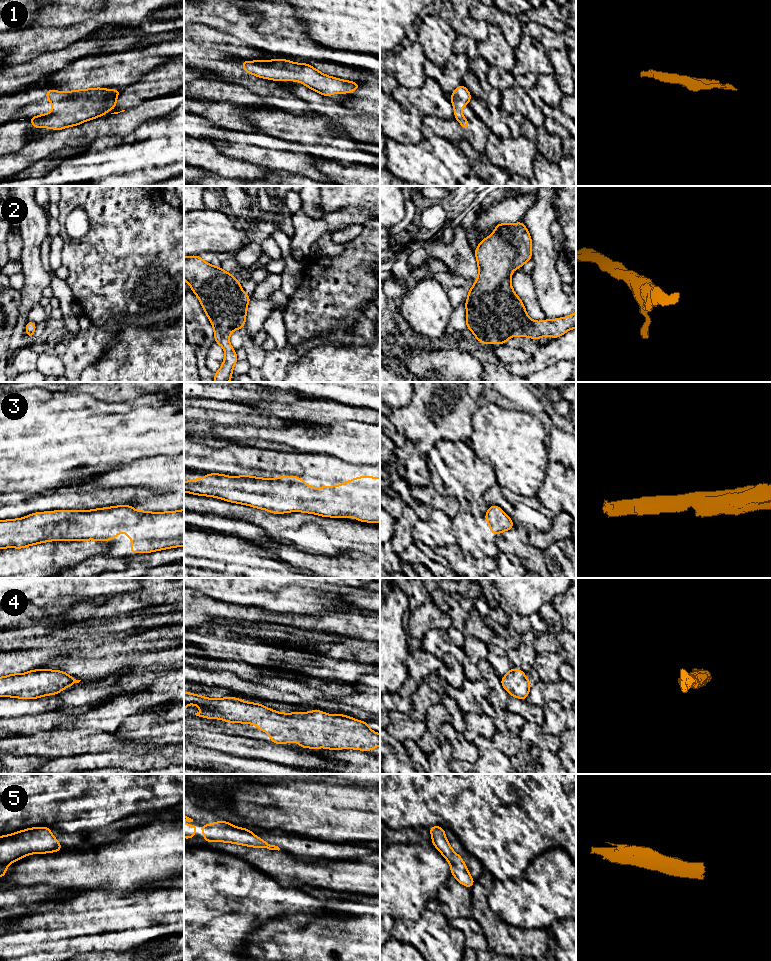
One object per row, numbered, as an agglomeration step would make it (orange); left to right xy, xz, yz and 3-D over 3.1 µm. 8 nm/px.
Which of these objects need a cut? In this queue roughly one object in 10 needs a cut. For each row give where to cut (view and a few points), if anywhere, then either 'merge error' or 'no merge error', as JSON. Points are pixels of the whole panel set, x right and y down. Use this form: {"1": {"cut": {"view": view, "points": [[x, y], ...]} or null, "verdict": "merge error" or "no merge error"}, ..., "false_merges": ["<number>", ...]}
{"1": {"cut": null, "verdict": "no merge error"}, "2": {"cut": null, "verdict": "no merge error"}, "3": {"cut": null, "verdict": "no merge error"}, "4": {"cut": null, "verdict": "no merge error"}, "5": {"cut": null, "verdict": "no merge error"}, "false_merges": []}

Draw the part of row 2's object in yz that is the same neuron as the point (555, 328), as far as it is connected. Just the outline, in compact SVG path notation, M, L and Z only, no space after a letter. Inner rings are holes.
M522 221L515 224L498 223L494 232L484 238L474 252L478 263L478 279L472 284L465 301L466 328L470 329L474 337L482 344L505 344L512 336L531 337L539 341L542 336L548 335L555 339L576 328L576 311L570 316L553 320L545 319L538 322L531 320L522 300L514 292L511 284L512 272L522 268L527 261L532 259L532 239Z

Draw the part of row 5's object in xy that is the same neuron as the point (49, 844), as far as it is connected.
M33 827L0 836L0 843L9 846L6 853L0 849L0 877L5 877L7 866L31 854L53 853L64 848L49 827Z

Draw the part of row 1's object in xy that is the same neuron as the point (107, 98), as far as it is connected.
M106 88L79 89L74 91L45 91L53 111L30 117L34 128L52 128L58 131L106 115L116 105L121 90Z

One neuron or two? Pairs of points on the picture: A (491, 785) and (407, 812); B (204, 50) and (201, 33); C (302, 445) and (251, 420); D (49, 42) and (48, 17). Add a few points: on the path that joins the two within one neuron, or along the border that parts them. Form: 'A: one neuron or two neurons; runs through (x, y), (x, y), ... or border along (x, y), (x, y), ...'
A: one neuron; runs through (470, 786), (433, 786), (428, 791)
B: one neuron; runs through (204, 46), (201, 37)
C: two neurons; border along (244, 424), (270, 428), (290, 426)
D: two neurons; border along (71, 24), (31, 28)

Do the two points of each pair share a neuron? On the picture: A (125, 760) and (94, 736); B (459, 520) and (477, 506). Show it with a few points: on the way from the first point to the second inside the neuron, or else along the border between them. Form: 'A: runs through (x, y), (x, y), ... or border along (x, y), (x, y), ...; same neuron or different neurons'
A: border along (135, 751), (108, 750), (89, 753); different neurons
B: runs through (464, 515), (472, 506); same neuron

